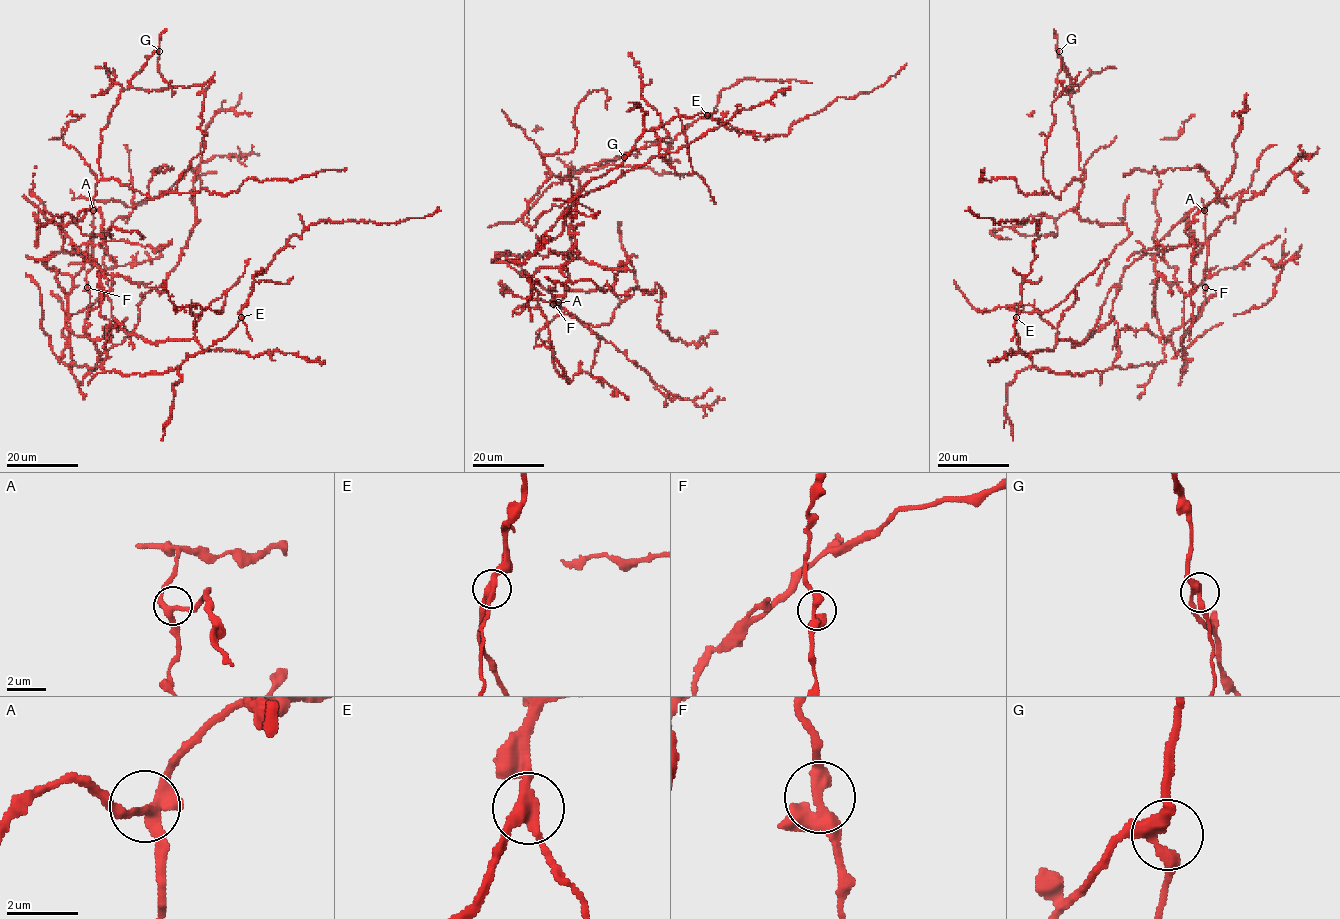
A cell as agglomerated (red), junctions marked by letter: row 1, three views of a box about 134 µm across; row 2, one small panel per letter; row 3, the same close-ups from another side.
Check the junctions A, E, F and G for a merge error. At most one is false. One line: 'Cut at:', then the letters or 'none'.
Cut at: E

